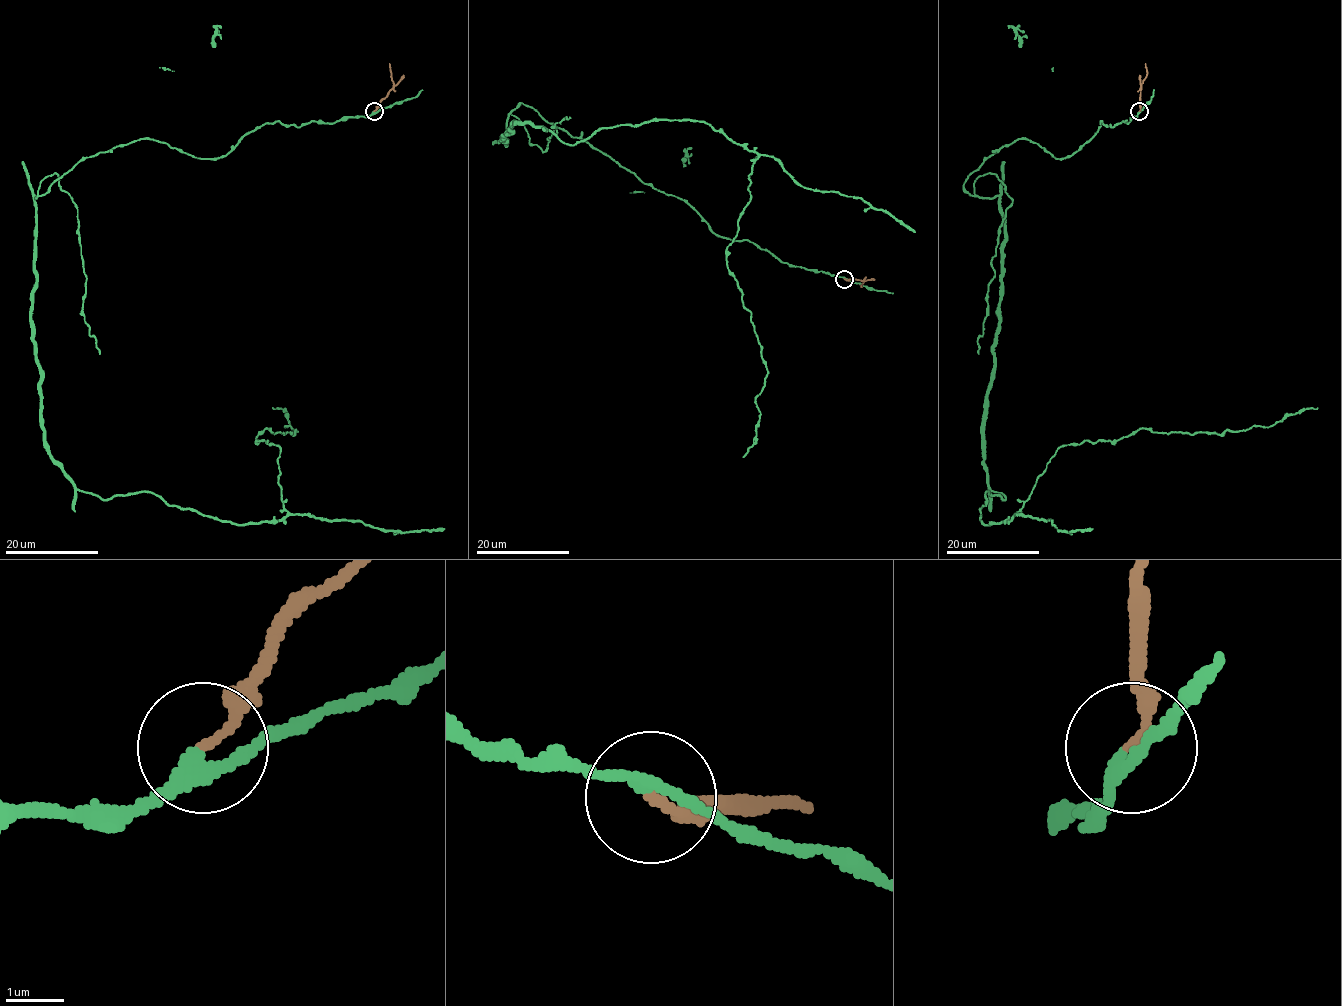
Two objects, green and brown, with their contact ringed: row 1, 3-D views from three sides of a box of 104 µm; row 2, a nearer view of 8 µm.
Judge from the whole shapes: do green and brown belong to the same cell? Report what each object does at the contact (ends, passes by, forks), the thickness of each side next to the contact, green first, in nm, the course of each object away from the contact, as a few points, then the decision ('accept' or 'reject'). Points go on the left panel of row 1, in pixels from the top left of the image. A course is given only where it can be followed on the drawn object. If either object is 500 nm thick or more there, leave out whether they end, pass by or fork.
green passes by; brown ends there; 200 nm thick on the green side, 160 nm on the other; green runs (374, 111), (216, 158), (133, 140), (35, 196), (71, 483), (275, 522), (272, 407); brown runs (374, 111), (392, 88), (389, 63); reject

